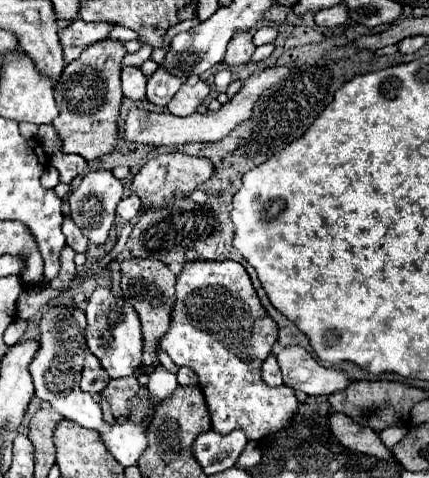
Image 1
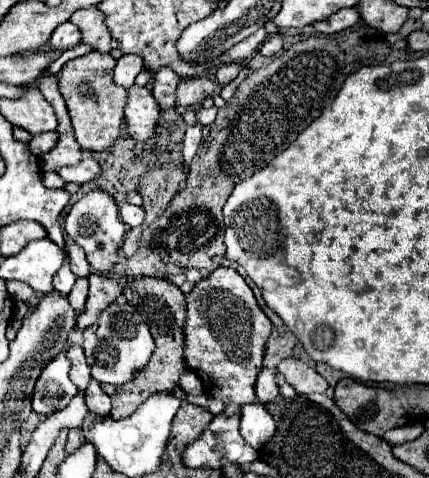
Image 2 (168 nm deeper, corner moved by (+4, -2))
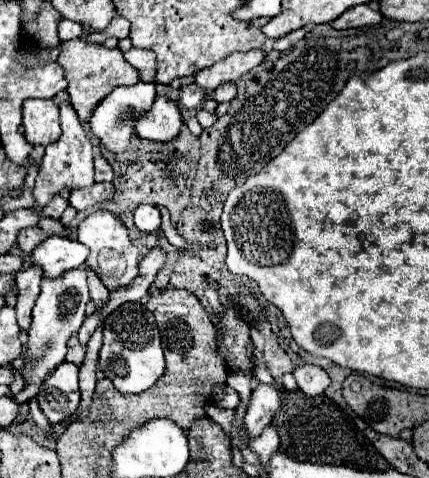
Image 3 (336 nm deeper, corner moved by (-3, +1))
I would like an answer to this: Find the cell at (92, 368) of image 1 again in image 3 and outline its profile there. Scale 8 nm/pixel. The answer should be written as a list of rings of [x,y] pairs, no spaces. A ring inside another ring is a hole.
[[[72,336],[72,340],[68,340],[68,354],[66,354],[66,360],[76,364],[78,368],[82,366],[82,360],[84,360],[84,354],[86,354],[86,348],[80,344],[80,340],[76,336]]]

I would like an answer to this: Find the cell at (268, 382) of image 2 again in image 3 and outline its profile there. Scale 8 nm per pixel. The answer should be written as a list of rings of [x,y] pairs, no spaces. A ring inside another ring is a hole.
[[[258,384],[252,392],[252,400],[244,418],[244,426],[246,432],[250,434],[250,438],[256,438],[262,434],[264,426],[268,426],[272,422],[272,416],[276,414],[276,410],[282,406],[282,392],[280,386],[274,384]]]

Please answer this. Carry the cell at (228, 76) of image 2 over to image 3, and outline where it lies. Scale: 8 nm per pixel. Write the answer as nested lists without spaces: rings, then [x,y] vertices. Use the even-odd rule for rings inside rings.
[[[228,82],[228,84],[222,84],[220,88],[216,88],[214,92],[212,92],[212,98],[216,100],[216,102],[230,102],[232,98],[236,96],[236,84],[234,82]]]

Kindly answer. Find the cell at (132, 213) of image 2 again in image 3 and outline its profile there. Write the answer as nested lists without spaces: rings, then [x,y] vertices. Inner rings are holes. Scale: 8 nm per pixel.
[[[142,204],[134,210],[134,224],[142,232],[154,232],[160,226],[160,212],[156,206]]]

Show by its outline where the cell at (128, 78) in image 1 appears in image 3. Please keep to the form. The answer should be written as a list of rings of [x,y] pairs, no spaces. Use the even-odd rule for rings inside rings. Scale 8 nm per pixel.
[[[156,96],[150,110],[142,112],[136,120],[136,134],[154,142],[170,142],[178,136],[182,126],[180,108],[174,100],[166,96]]]

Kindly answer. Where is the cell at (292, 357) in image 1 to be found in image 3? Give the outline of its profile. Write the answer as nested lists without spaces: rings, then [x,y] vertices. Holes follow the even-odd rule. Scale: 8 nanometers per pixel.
[[[314,364],[298,366],[292,374],[294,374],[296,382],[298,382],[298,388],[306,396],[318,396],[330,386],[330,376],[326,374],[326,370],[320,368],[320,366],[314,366]]]

